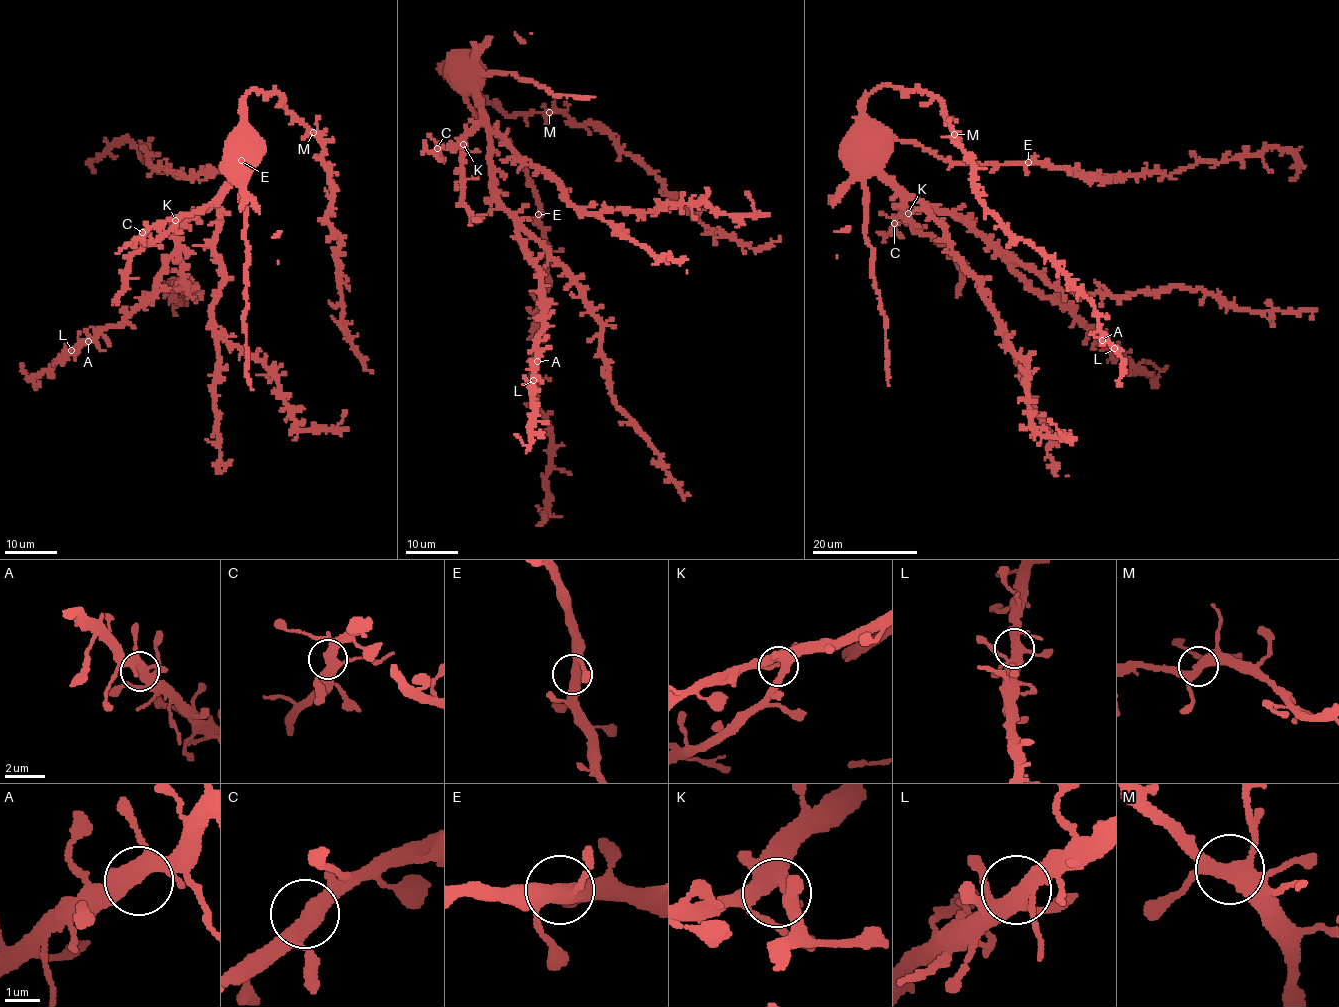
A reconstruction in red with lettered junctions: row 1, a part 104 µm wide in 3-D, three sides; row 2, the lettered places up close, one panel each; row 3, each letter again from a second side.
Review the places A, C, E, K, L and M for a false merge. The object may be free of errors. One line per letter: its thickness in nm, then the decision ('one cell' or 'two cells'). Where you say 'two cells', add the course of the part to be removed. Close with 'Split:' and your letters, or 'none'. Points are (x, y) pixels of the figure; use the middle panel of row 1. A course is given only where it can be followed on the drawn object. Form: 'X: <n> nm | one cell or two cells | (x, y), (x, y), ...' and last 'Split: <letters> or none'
A: 420 nm | one cell
C: 400 nm | one cell
E: 400 nm | one cell
K: 380 nm | one cell
L: 380 nm | one cell
M: 400 nm | one cell
Split: none

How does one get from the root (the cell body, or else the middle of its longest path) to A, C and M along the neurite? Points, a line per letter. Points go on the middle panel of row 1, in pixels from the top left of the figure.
A: (472, 93), (475, 90), (487, 121), (498, 199), (516, 221), (540, 278), (546, 323), (537, 346), (537, 361)
C: (472, 93), (475, 90), (477, 94), (482, 115), (480, 120), (457, 144), (437, 148)
M: (472, 93), (462, 88), (449, 68), (442, 68), (445, 77), (485, 97), (507, 115), (549, 112)

